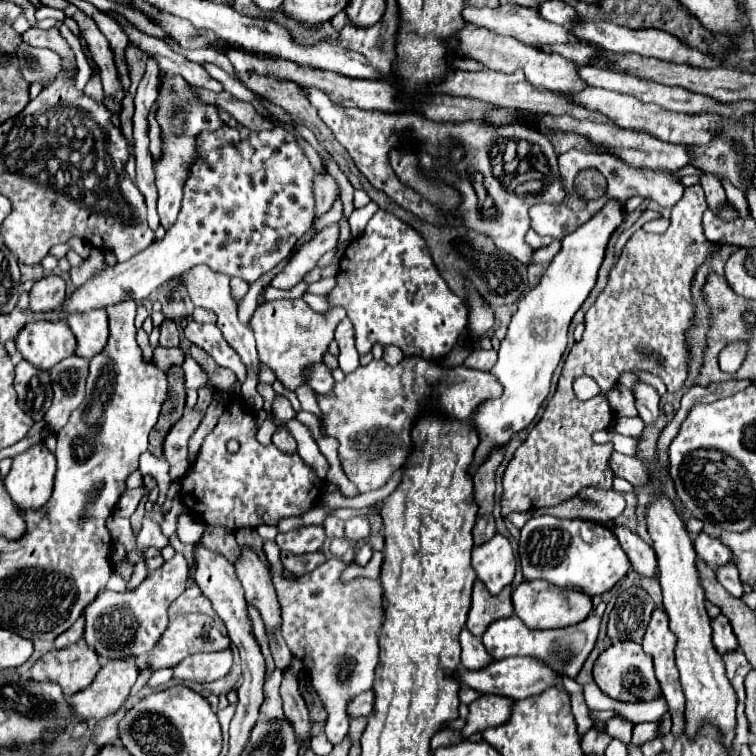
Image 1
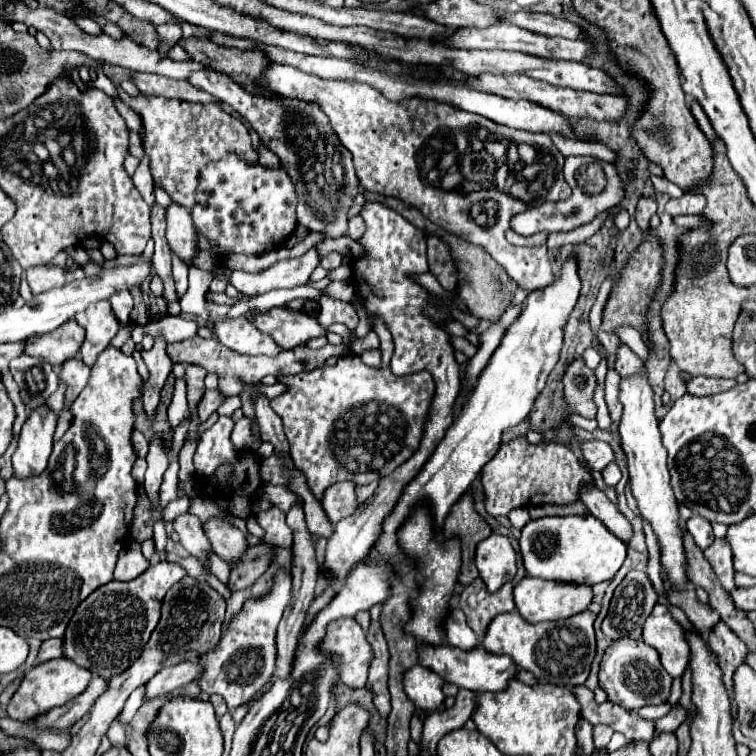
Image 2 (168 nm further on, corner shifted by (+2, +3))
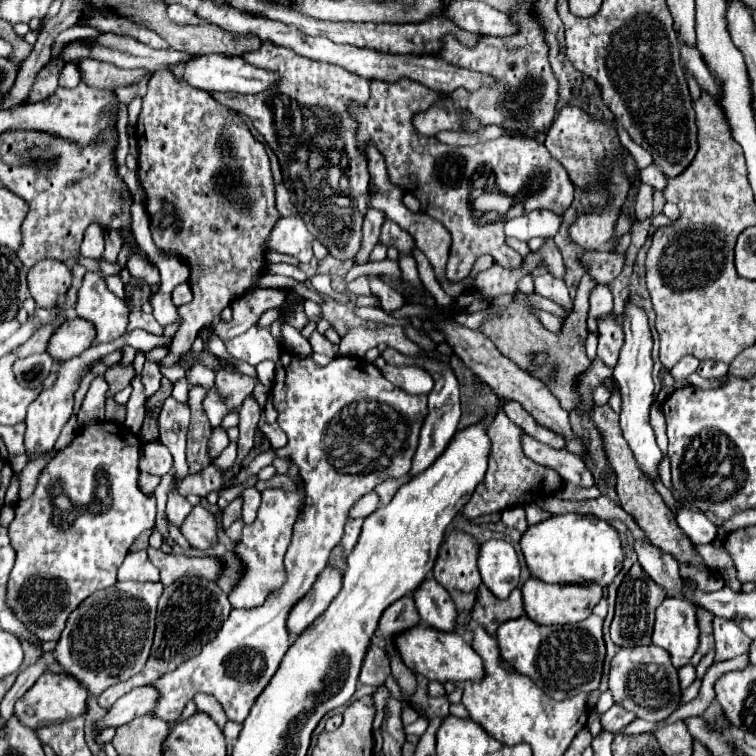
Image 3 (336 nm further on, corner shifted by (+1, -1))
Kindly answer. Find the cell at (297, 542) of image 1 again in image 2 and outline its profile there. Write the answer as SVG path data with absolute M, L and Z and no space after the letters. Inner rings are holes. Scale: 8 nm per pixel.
M271 508L269 512L263 512L257 516L259 526L265 530L263 542L269 542L279 548L289 548L293 544L293 532L285 524L285 514L279 508Z

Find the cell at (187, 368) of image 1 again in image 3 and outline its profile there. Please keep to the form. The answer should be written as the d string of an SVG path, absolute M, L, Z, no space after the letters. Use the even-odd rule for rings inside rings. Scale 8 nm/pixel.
M172 396L164 402L162 412L158 414L158 430L160 430L160 442L168 446L170 454L174 456L174 470L176 476L186 478L188 466L186 466L186 434L190 424L190 410L186 404L176 402Z

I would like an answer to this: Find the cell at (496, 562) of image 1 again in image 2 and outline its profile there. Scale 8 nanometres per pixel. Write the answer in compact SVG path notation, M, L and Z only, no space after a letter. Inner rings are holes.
M493 532L487 540L477 544L475 564L489 592L497 592L505 582L511 582L515 568L515 550L507 536Z

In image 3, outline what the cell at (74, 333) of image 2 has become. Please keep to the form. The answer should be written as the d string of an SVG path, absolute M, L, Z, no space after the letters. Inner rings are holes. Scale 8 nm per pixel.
M84 318L68 320L54 332L48 344L48 354L58 362L70 360L72 356L80 356L80 352L88 350L94 342L94 336L96 332L92 328L92 322Z

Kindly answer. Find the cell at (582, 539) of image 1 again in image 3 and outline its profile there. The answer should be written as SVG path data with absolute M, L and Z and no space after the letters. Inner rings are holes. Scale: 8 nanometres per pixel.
M560 514L550 516L544 522L528 526L522 534L520 550L534 578L558 584L582 584L596 582L608 586L622 568L622 544L618 532L596 516Z

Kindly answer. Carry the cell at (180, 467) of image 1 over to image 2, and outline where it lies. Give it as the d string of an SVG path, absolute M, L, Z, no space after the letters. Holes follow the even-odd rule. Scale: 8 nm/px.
M207 390L205 394L203 394L203 400L199 402L199 406L197 406L197 414L199 414L199 422L203 424L217 408L219 408L219 404L223 402L223 396L219 394L219 390Z

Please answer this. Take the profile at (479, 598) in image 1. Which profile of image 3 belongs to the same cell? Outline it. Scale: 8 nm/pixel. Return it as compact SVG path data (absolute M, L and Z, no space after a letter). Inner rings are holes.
M482 584L478 590L478 600L472 608L472 622L482 626L486 632L494 634L498 626L506 620L514 620L524 616L524 606L522 606L522 596L520 590L516 588L506 600L500 600L492 596L492 592Z

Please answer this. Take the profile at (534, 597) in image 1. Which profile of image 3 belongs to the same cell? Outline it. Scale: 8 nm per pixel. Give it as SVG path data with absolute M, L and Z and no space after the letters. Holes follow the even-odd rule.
M528 578L522 586L522 598L530 620L538 624L574 624L592 614L592 608L602 598L602 588L598 584L548 584L538 578Z

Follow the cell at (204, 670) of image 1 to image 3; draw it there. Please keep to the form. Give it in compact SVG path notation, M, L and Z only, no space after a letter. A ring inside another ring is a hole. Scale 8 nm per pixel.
M150 686L134 688L132 692L124 694L120 700L114 702L114 706L94 724L94 730L118 728L122 724L132 722L138 716L150 714L152 708L156 706L156 698L158 698L158 692Z

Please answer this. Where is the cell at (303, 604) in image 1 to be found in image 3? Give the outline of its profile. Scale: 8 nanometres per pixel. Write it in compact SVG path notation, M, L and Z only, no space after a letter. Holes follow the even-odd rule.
M250 486L242 490L240 498L242 498L242 520L246 524L252 524L256 518L256 510L260 506L260 492L254 486Z

